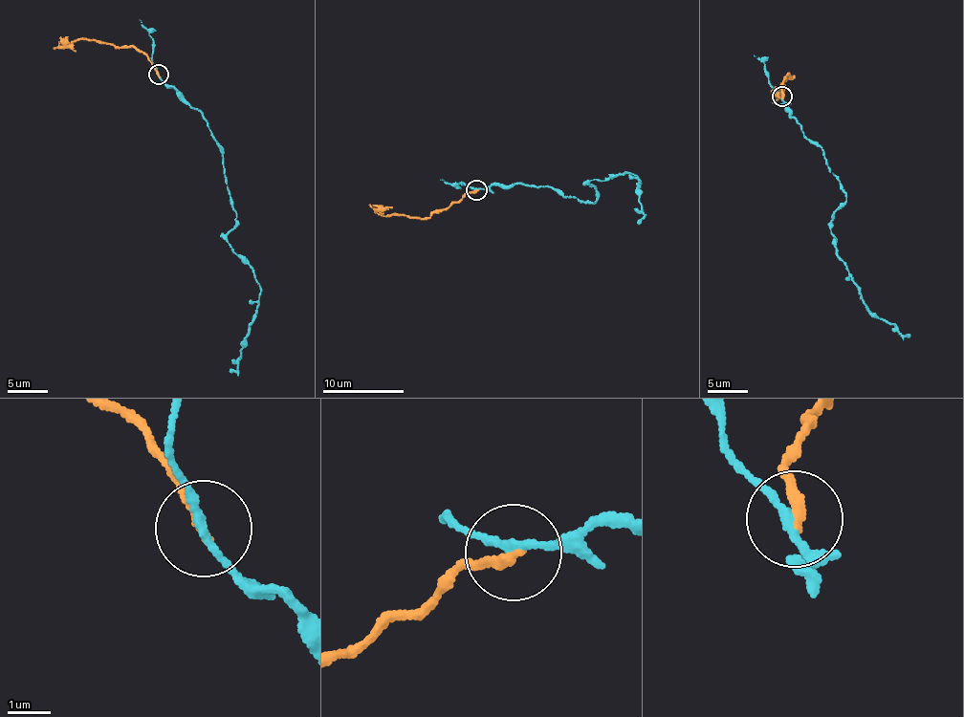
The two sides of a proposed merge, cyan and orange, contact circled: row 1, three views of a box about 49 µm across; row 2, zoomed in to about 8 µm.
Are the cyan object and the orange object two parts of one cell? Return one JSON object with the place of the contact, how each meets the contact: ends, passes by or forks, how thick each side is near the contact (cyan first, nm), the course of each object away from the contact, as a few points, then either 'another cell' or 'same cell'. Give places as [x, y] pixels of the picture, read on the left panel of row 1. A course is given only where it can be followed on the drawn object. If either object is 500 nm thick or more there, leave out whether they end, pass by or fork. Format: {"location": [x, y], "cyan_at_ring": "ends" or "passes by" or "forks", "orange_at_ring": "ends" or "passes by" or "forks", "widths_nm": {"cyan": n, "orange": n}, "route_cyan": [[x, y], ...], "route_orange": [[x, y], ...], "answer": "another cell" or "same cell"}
{"location": [158, 75], "cyan_at_ring": "passes by", "orange_at_ring": "ends", "widths_nm": {"cyan": 180, "orange": 240}, "route_cyan": [[159, 76], [200, 111], [213, 138], [238, 222], [226, 242], [251, 270], [260, 290], [238, 370], [230, 370]], "route_orange": [[159, 76], [152, 63], [142, 53], [108, 43], [76, 38], [53, 49]], "answer": "another cell"}

